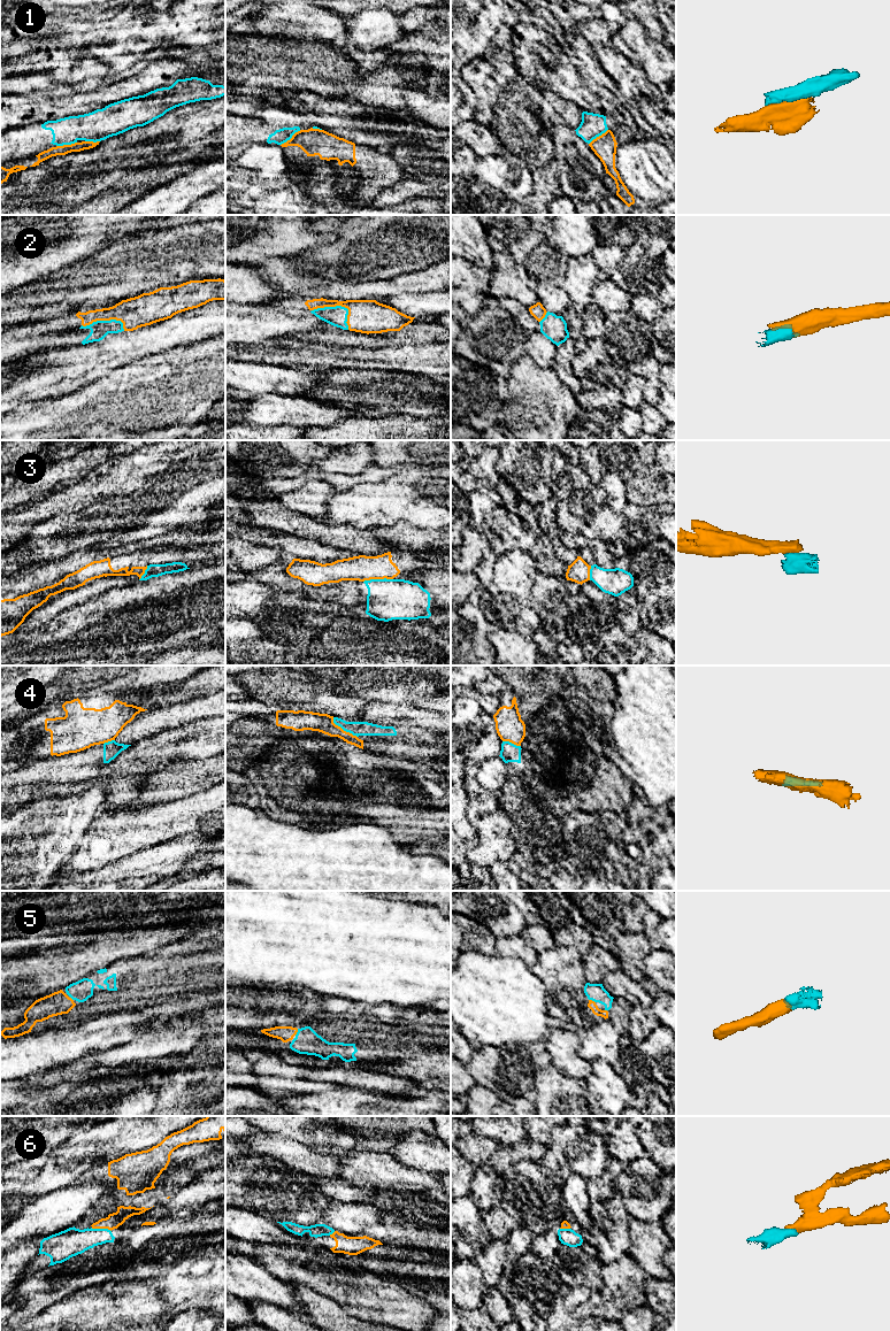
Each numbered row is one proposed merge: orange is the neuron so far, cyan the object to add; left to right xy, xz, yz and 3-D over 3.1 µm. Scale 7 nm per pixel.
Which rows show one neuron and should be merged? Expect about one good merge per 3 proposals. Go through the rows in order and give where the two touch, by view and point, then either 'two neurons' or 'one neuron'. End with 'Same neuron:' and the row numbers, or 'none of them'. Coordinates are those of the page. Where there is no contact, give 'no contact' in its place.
1: contact xz (291, 138); two neurons
2: contact xz (339, 305); one neuron
3: contact xz (377, 578); two neurons
4: contact xz (342, 729); two neurons
5: contact xz (297, 1031); one neuron
6: contact xy (101, 1228); one neuron
Same neuron: 2, 5, 6

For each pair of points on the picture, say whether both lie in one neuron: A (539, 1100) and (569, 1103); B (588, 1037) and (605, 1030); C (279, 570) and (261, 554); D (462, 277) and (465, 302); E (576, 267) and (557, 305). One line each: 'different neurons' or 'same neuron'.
A: same neuron
B: same neuron
C: different neurons
D: same neuron
E: different neurons

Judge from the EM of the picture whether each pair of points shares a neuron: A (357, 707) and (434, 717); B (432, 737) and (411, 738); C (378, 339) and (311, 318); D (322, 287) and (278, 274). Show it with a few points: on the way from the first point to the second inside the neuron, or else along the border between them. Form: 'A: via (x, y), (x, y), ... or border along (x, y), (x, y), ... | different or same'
A: border along (367, 700), (361, 710), (361, 718), (363, 721) | different
B: via (427, 737), (416, 737) | same
C: border along (330, 324), (320, 329) | different
D: via (312, 286), (294, 283), (289, 278) | same

